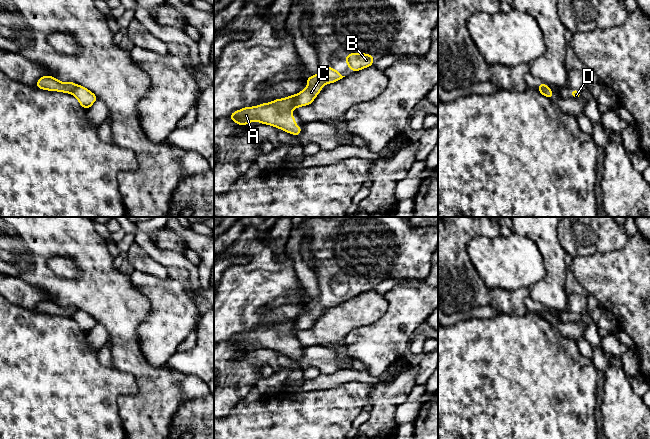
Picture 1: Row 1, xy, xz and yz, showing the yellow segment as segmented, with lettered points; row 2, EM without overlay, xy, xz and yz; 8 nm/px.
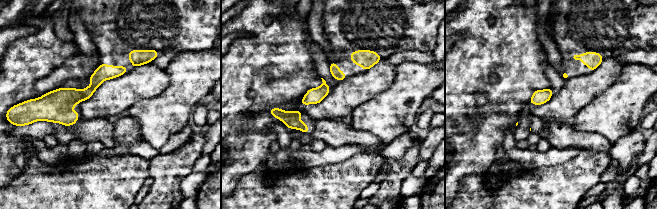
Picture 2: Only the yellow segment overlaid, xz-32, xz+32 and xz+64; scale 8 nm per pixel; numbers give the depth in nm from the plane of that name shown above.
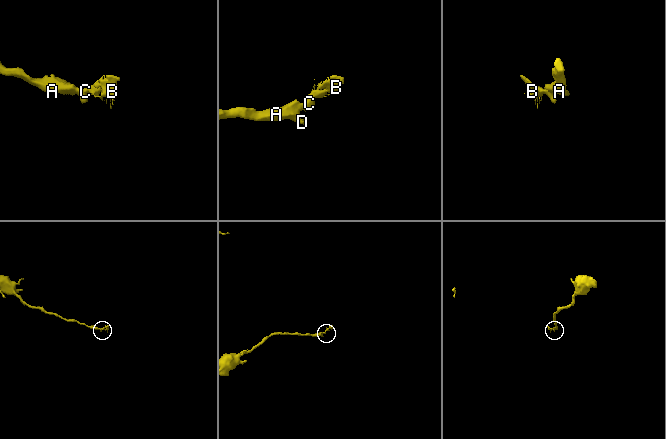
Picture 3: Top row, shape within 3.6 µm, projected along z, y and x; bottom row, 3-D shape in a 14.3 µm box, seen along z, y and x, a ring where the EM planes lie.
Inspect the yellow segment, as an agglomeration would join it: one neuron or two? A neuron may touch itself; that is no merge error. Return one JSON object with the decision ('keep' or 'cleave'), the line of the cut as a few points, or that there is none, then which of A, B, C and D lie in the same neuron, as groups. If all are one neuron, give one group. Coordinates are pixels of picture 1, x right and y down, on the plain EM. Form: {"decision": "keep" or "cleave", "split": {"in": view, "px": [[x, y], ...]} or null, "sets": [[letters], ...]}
{"decision": "cleave", "split": {"in": "xz", "px": [[296, 320], [293, 331]]}, "sets": [["A", "D"], ["B", "C"]]}

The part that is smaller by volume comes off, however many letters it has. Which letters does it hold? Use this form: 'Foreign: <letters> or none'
Foreign: B, C

